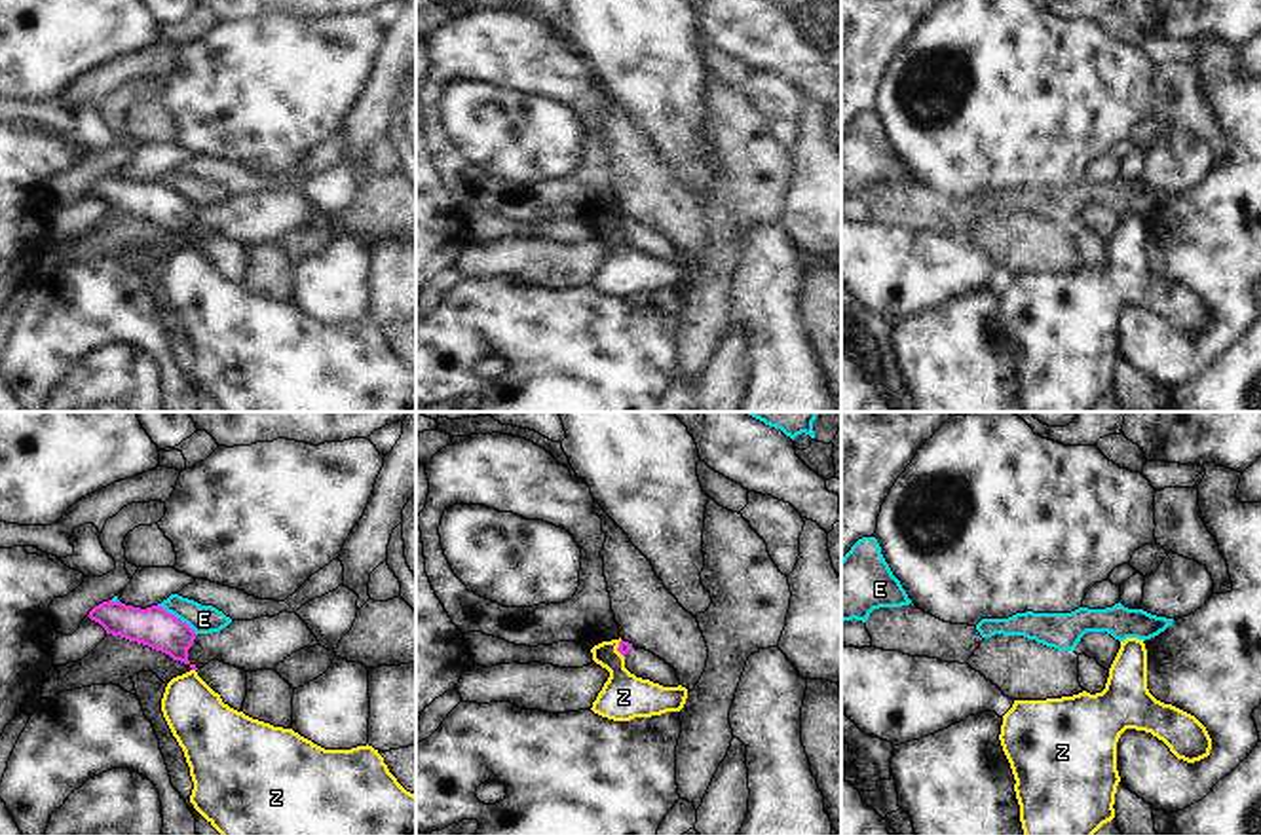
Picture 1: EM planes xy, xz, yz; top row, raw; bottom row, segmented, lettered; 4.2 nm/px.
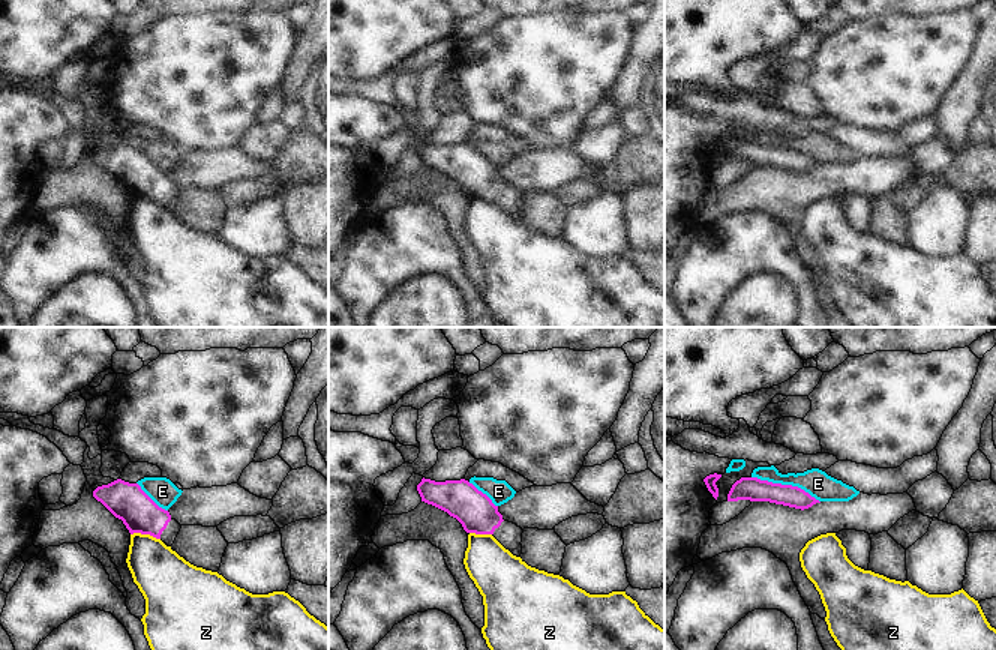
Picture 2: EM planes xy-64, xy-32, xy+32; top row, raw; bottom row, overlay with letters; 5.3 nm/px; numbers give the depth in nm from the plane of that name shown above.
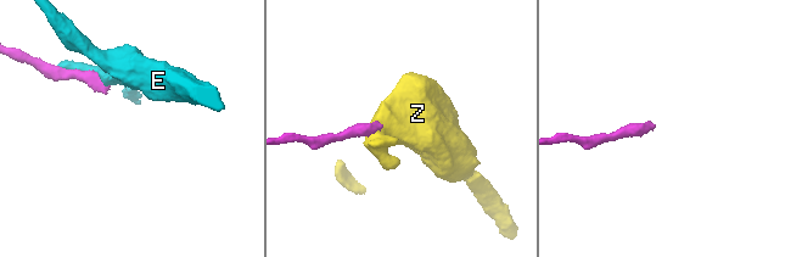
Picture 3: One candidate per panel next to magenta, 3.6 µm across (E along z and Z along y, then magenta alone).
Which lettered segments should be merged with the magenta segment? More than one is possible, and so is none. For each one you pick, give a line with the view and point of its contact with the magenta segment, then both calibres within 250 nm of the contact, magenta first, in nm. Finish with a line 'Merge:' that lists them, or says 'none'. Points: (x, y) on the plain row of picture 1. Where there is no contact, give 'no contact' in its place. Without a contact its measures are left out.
Merge: none

